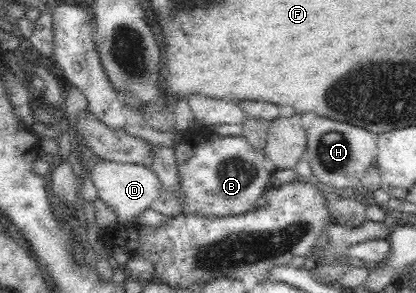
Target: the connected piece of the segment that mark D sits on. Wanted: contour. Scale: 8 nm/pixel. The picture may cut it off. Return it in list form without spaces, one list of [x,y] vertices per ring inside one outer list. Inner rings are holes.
[[[100,159],[91,167],[92,182],[98,190],[98,198],[116,213],[116,226],[132,227],[140,224],[140,215],[151,209],[152,203],[160,198],[161,182],[154,170],[145,165],[116,163]]]

